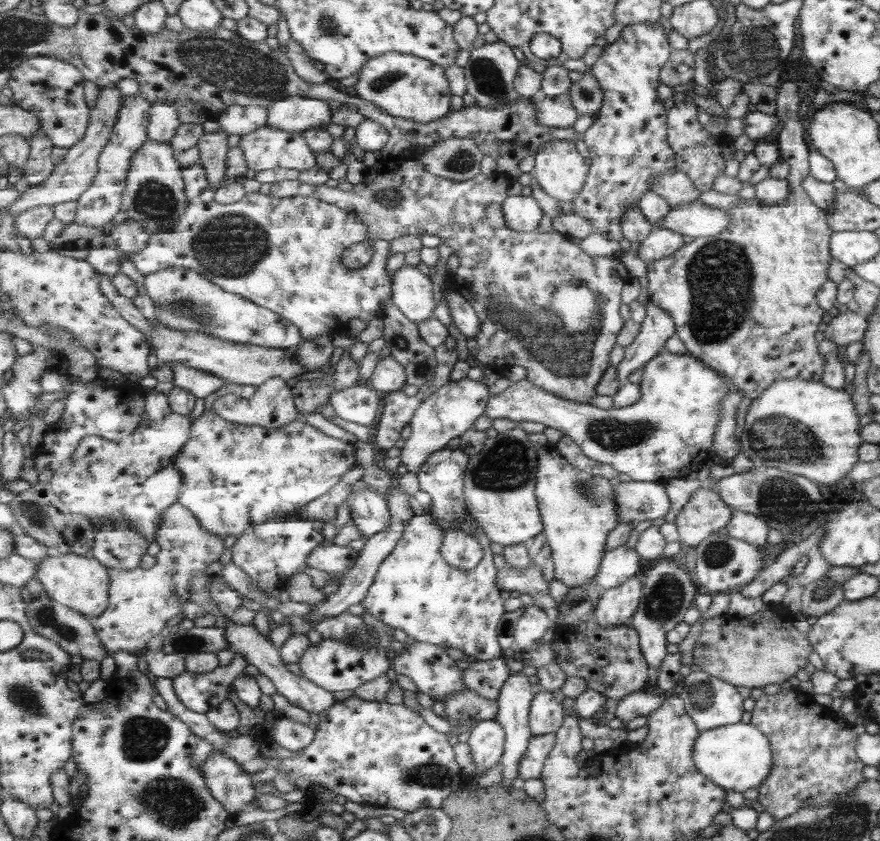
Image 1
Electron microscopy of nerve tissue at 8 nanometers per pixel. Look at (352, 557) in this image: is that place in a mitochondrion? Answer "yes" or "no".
no

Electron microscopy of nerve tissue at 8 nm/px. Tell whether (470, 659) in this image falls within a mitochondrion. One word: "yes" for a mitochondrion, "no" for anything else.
no

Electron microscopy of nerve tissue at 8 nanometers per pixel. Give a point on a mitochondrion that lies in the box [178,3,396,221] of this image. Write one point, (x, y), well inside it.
(229, 66)

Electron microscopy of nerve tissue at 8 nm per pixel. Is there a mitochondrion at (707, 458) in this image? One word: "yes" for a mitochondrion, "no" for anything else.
no

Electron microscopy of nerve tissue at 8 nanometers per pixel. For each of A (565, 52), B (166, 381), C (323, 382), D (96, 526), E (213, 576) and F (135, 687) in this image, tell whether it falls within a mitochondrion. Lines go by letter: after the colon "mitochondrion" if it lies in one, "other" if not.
A: other
B: other
C: other
D: other
E: other
F: other

